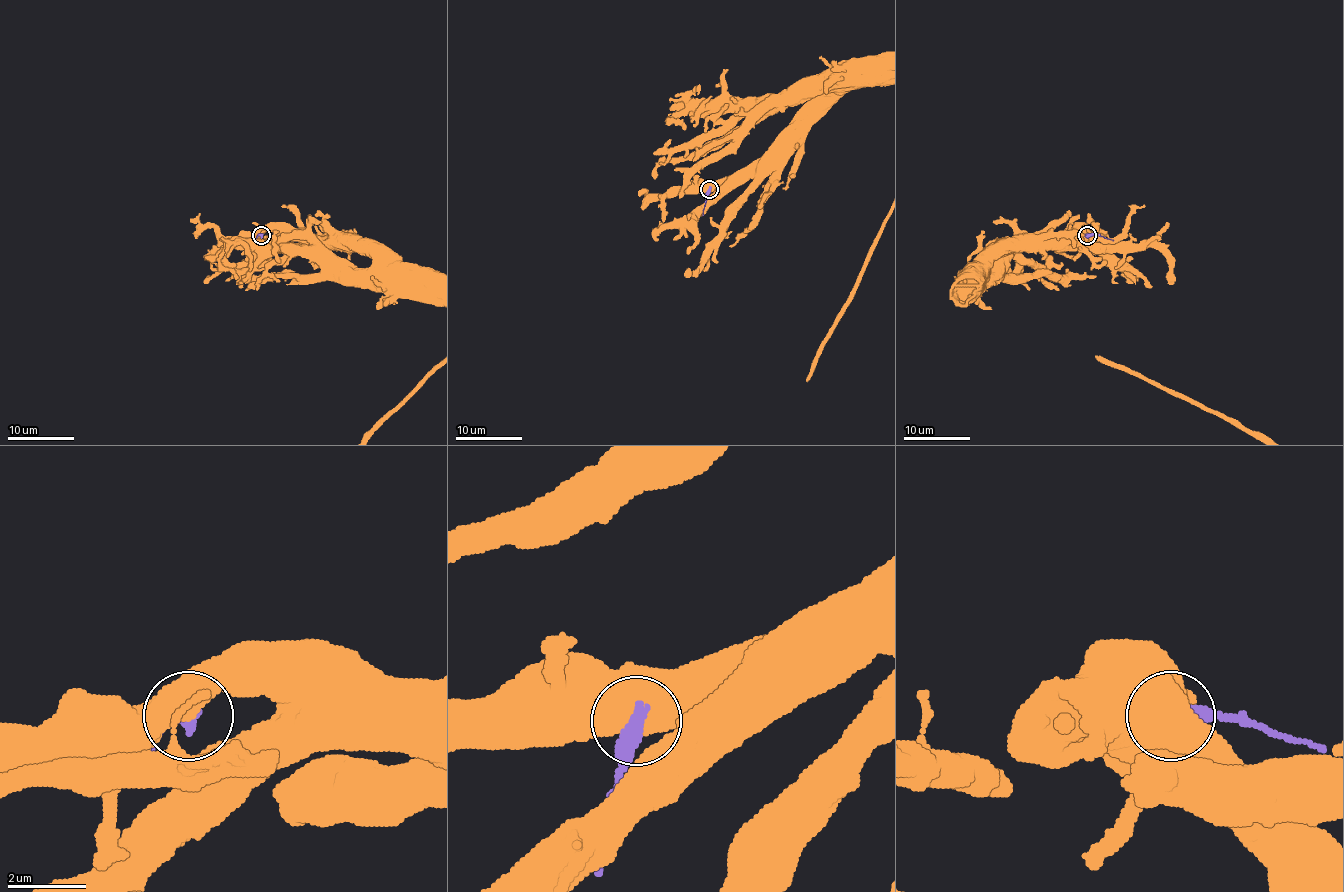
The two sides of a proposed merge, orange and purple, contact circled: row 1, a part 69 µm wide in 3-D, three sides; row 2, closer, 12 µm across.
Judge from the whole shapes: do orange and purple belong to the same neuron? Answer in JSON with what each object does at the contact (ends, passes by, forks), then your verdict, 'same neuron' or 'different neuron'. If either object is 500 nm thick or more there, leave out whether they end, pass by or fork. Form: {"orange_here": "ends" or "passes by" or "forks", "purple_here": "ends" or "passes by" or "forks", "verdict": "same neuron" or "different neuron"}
{"verdict": "different neuron"}

